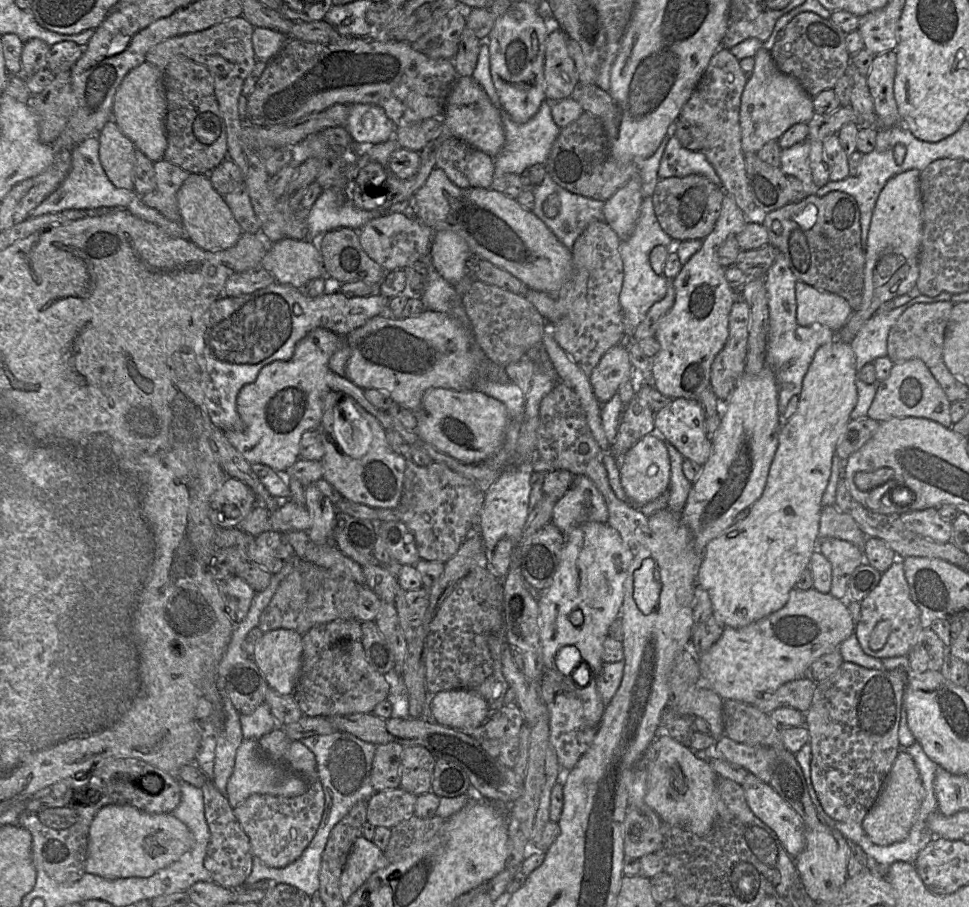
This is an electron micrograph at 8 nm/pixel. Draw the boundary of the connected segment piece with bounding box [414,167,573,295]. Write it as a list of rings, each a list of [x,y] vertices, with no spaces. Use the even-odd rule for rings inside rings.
[[[435,167],[426,183],[414,196],[418,217],[435,232],[453,231],[467,242],[473,255],[508,271],[530,289],[557,295],[572,271],[572,251],[568,249],[531,210],[524,208],[517,198],[491,188],[460,188],[446,173]]]

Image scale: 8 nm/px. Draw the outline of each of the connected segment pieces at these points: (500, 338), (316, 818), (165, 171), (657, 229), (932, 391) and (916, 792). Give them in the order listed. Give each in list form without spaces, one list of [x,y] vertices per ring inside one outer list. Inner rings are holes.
[[[473,280],[462,296],[462,305],[473,328],[473,335],[487,357],[506,367],[519,361],[532,348],[542,344],[548,328],[546,318],[526,294]]]
[[[317,766],[314,775],[302,776],[307,782],[304,794],[295,797],[253,794],[233,814],[248,836],[253,856],[273,868],[283,868],[297,860],[314,838],[325,810],[325,793]]]
[[[162,159],[154,162],[155,188],[141,196],[144,205],[157,210],[165,218],[181,222],[177,193],[190,173]]]
[[[652,196],[644,198],[632,236],[620,243],[620,254],[624,267],[620,303],[623,310],[624,334],[626,336],[634,334],[652,305],[662,300],[667,292],[668,279],[663,274],[657,274],[650,264],[652,249],[657,245],[674,248],[677,242],[681,241],[674,241],[661,227],[655,214]]]
[[[920,359],[894,363],[887,379],[876,383],[877,391],[867,412],[867,418],[883,422],[897,417],[923,417],[952,427],[951,402],[926,364]]]
[[[907,752],[898,753],[886,776],[873,806],[862,821],[862,828],[870,840],[879,846],[904,840],[917,816],[924,799],[924,788],[916,764]]]

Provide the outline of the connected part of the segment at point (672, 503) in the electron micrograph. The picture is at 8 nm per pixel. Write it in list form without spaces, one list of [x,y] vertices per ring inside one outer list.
[[[656,428],[652,434],[664,440],[671,460],[671,477],[668,487],[669,501],[665,508],[681,515],[686,505],[690,490],[692,489],[693,482],[688,480],[683,472],[684,457],[679,450],[674,447]]]

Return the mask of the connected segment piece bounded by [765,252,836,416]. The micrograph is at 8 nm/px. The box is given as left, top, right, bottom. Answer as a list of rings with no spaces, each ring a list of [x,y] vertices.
[[[779,252],[765,275],[765,288],[769,308],[769,332],[766,348],[766,364],[775,372],[778,384],[778,411],[782,416],[793,396],[799,396],[803,379],[815,352],[824,344],[836,339],[829,328],[813,324],[800,326],[797,323],[797,301],[795,294],[797,278],[790,269],[786,256]]]

